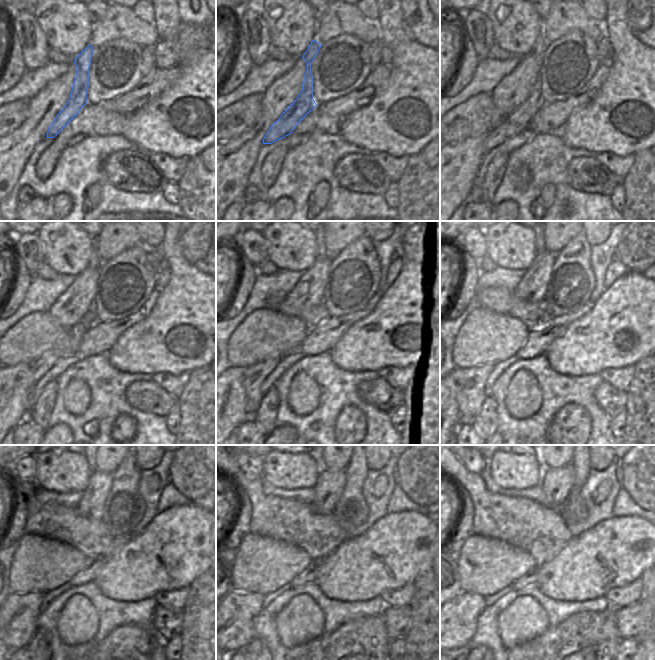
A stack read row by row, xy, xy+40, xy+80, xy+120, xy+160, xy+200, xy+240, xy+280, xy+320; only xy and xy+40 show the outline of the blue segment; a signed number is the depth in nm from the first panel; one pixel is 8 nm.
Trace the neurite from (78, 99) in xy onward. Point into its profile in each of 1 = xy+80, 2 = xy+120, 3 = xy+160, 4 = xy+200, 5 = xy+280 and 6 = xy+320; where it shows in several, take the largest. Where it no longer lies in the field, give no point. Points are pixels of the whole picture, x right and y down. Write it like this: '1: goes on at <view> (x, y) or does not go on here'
1: goes on at xy+80 (517, 121)
2: goes on at xy+120 (68, 343)
3: goes on at xy+160 (254, 375)
4: goes on at xy+200 (470, 382)
5: goes on at xy+280 (236, 610)
6: goes on at xy+320 (460, 614)

